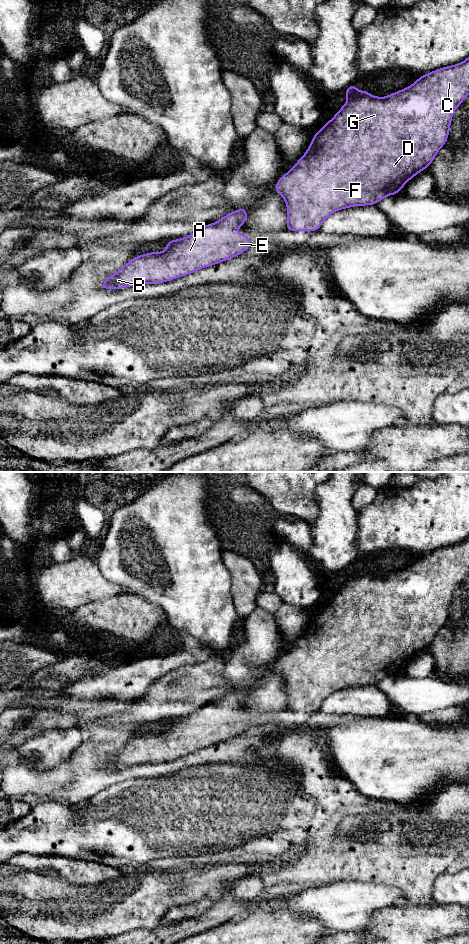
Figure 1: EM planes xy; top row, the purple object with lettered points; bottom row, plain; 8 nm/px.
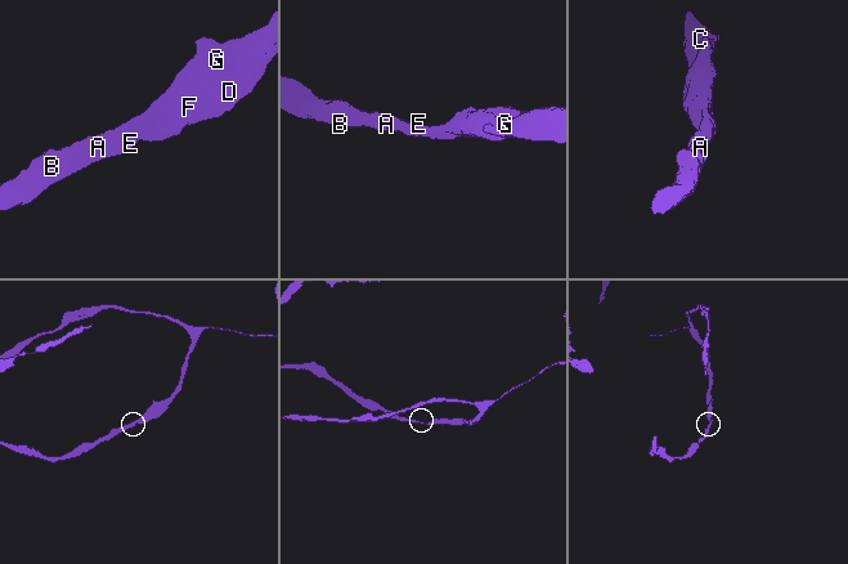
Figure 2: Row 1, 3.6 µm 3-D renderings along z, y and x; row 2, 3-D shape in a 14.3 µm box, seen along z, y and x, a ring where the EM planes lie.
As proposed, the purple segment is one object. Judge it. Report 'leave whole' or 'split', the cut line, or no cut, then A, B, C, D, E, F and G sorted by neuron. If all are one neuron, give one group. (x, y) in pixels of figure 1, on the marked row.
leave whole | no cut | A B C D E F G

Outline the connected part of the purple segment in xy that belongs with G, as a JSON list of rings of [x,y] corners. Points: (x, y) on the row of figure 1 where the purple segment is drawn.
[[[469,57],[456,65],[439,68],[422,75],[412,85],[388,96],[376,97],[367,91],[357,90],[356,87],[356,84],[354,84],[345,90],[347,102],[330,121],[326,122],[324,126],[314,134],[305,154],[287,173],[280,177],[274,186],[274,190],[278,192],[286,202],[288,216],[286,227],[288,231],[319,231],[322,223],[334,212],[354,206],[376,205],[377,202],[389,195],[397,195],[409,180],[429,167],[448,139],[454,111],[469,95]]]

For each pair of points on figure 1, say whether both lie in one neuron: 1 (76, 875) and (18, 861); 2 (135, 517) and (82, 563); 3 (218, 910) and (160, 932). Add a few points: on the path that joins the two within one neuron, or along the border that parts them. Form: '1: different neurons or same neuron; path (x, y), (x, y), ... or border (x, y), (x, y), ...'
1: same neuron; path (62, 865), (54, 861), (32, 861)
2: different neurons; border (92, 558), (105, 578)
3: same neuron; path (204, 922), (174, 932)

